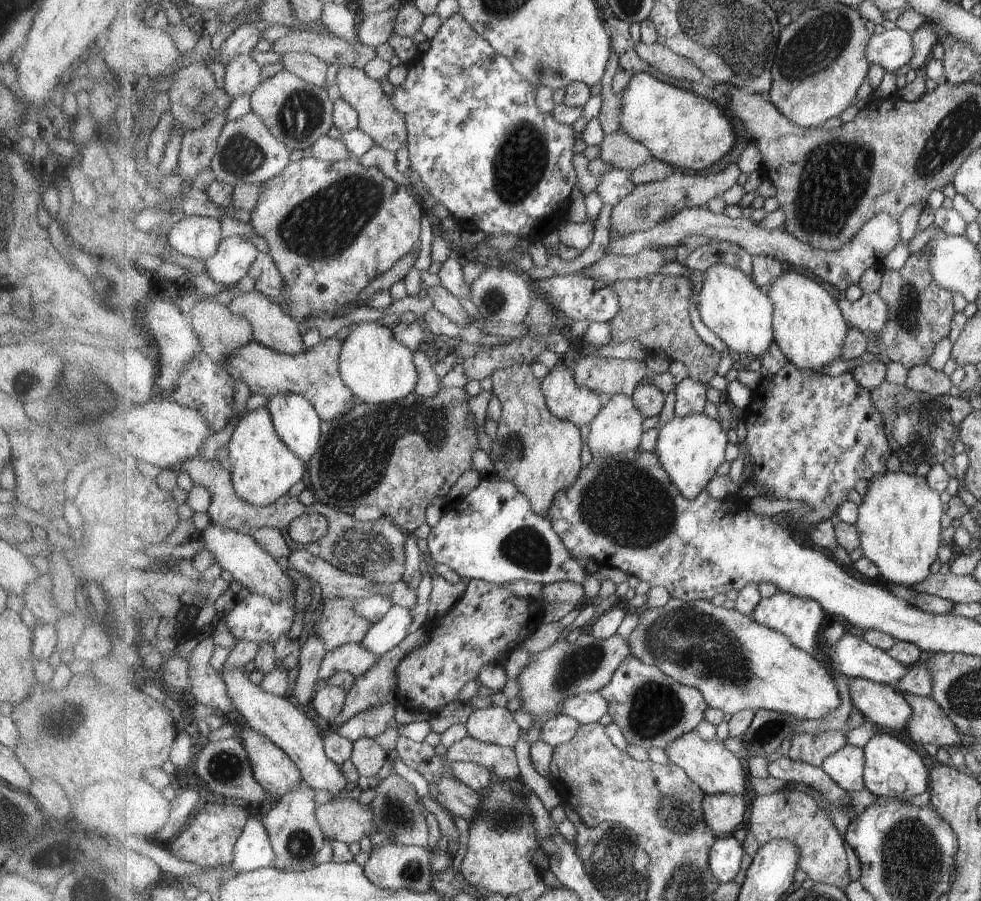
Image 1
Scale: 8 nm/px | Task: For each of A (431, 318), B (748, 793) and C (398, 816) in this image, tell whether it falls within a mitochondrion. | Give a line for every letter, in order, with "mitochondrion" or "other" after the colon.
A: other
B: other
C: mitochondrion

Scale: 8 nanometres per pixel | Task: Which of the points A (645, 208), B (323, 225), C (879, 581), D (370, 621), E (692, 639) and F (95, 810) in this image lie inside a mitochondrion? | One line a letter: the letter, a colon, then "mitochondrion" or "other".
A: mitochondrion
B: mitochondrion
C: other
D: other
E: mitochondrion
F: other

